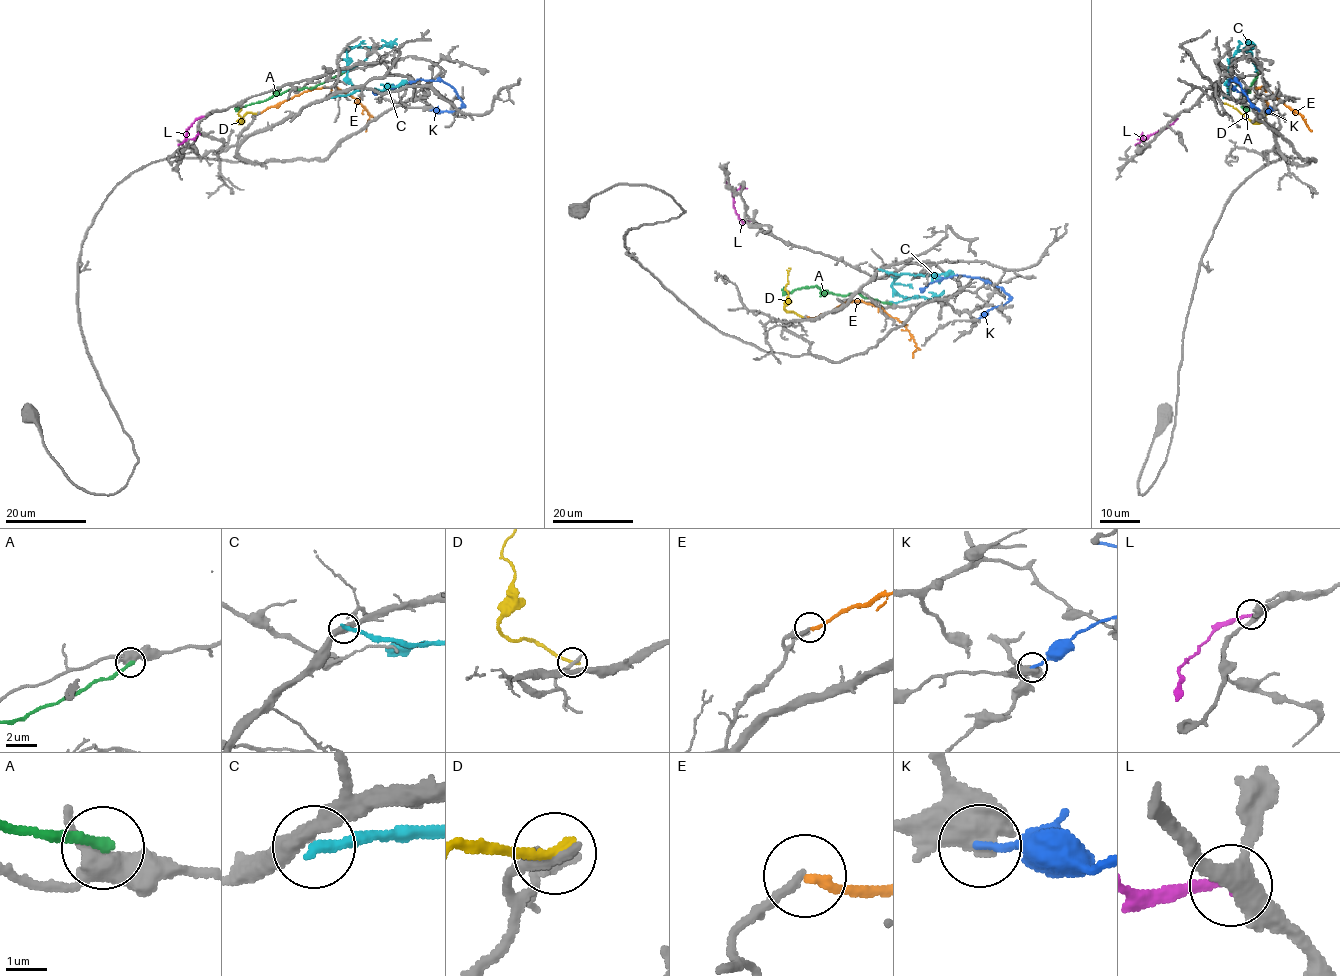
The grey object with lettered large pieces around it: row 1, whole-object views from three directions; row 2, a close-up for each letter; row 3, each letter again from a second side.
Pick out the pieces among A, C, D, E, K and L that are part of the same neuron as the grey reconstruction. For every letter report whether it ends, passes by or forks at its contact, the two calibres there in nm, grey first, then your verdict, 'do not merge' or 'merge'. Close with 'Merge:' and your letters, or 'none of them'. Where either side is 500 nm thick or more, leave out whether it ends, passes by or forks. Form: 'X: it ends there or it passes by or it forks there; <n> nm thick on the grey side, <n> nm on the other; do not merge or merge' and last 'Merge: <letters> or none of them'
A: it ends there; 400 nm thick on the grey side, 260 nm on the other; do not merge
C: it ends there; 400 nm thick on the grey side, 260 nm on the other; do not merge
D: it ends there; 300 nm thick on the grey side, 240 nm on the other; do not merge
E: it ends there; 190 nm thick on the grey side, 200 nm on the other; do not merge
K: 750 nm thick on the grey side, 180 nm on the other; do not merge
L: it ends there; 340 nm thick on the grey side, 240 nm on the other; do not merge
Merge: none of them

